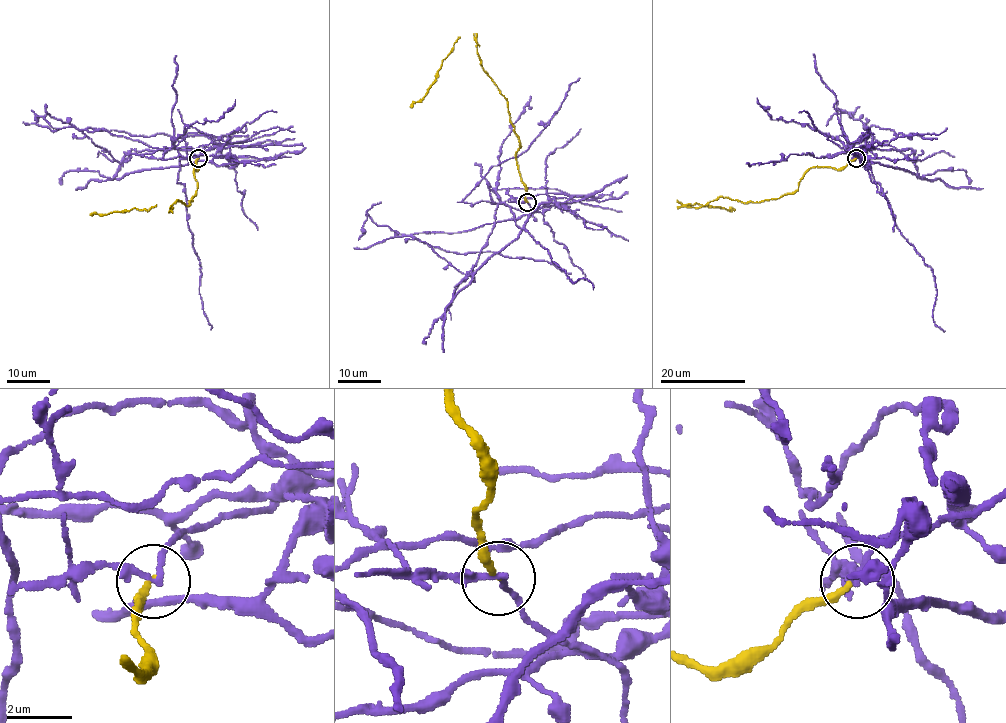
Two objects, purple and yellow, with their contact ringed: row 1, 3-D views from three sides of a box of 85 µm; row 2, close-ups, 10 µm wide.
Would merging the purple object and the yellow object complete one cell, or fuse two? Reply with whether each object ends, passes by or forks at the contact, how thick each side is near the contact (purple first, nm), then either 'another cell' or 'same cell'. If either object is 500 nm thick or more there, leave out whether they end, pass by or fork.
purple passes by; yellow ends; calibres 180 and 170 nm; another cell

